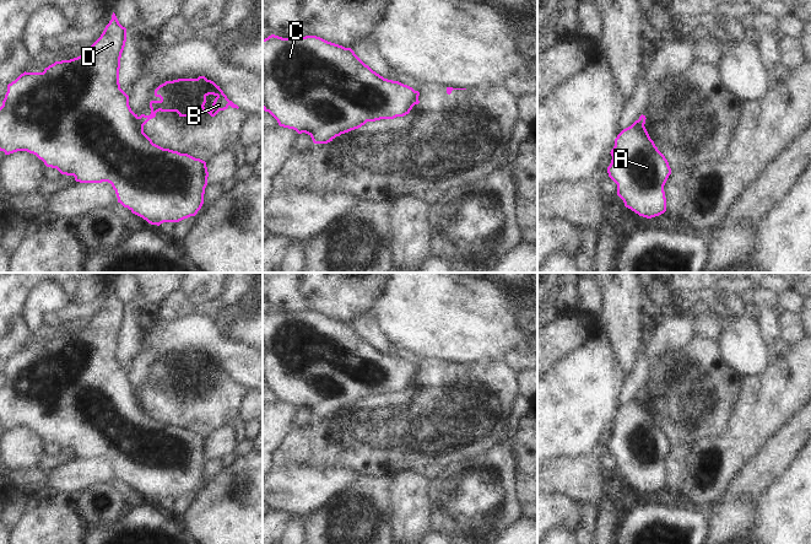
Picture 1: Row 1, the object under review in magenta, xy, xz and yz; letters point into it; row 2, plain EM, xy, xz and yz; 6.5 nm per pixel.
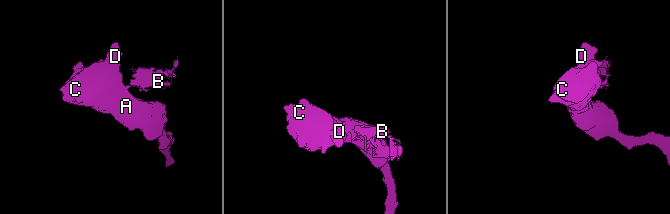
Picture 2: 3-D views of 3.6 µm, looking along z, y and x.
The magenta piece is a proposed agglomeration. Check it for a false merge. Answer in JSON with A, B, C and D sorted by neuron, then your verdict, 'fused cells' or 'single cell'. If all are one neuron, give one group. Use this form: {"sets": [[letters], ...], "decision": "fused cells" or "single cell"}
{"sets": [["A", "C", "D"], ["B"]], "decision": "fused cells"}

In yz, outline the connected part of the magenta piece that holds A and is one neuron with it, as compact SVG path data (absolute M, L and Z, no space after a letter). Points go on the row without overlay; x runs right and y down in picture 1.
M639 394L617 410L610 429L612 435L607 448L617 459L617 470L623 475L625 481L647 494L664 489L666 486L664 460L671 449L671 443Z

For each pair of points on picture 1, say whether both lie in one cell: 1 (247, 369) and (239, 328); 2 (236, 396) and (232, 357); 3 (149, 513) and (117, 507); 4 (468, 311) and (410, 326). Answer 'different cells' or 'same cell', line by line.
1: different cells
2: different cells
3: different cells
4: same cell

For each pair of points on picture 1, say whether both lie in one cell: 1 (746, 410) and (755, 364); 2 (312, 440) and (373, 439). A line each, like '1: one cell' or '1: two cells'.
1: two cells
2: one cell

